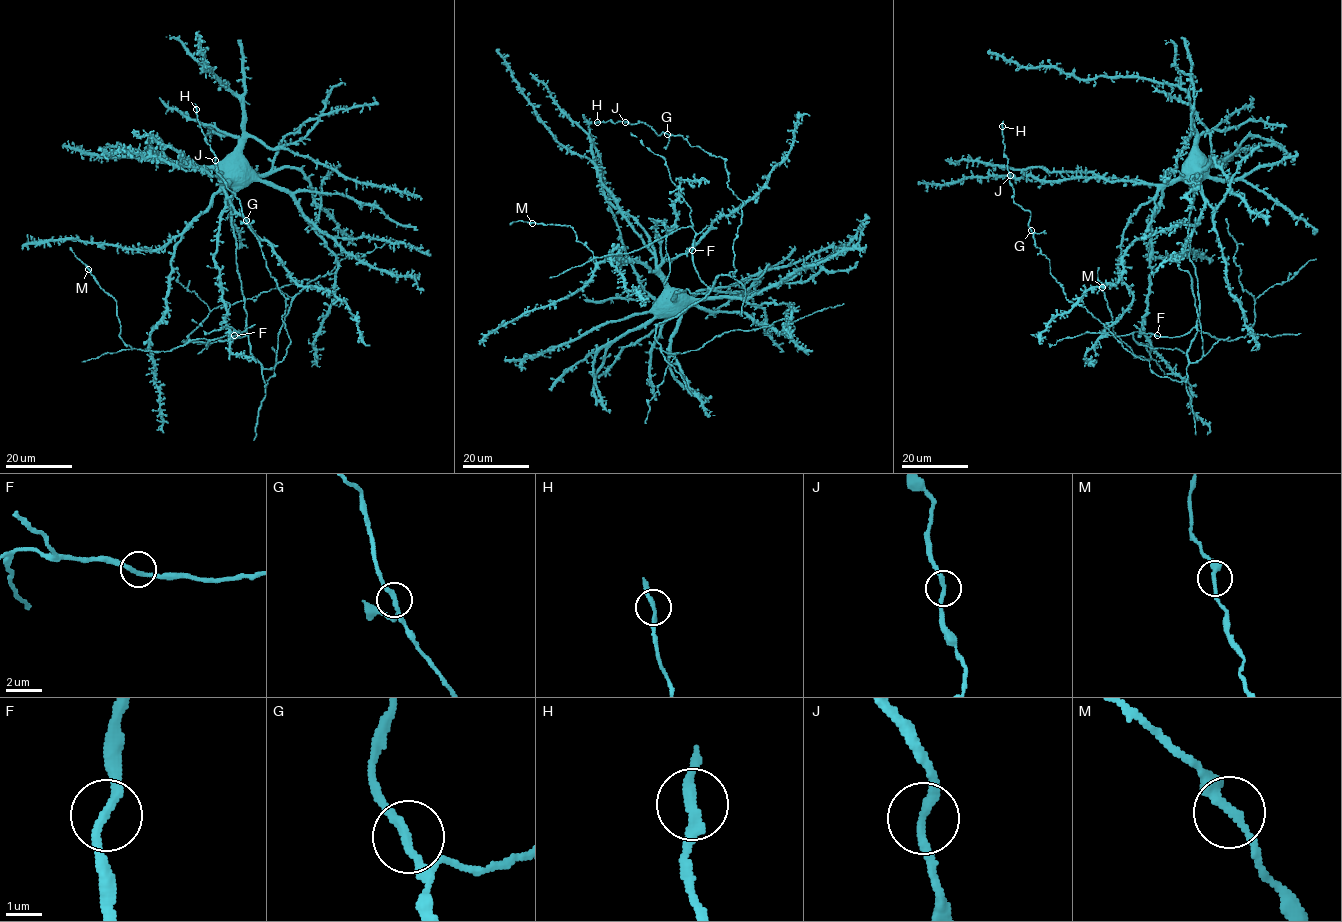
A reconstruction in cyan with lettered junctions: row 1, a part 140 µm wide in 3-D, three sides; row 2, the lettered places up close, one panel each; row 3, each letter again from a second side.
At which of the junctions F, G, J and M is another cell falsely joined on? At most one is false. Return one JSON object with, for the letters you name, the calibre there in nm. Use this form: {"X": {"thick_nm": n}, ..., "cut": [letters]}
{"cut": []}

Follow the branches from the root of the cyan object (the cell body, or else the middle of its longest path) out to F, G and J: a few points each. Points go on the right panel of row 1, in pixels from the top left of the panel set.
F: (1192, 169), (1188, 169), (1186, 177), (1193, 189), (1189, 260), (1198, 278), (1199, 317), (1186, 334), (1157, 335)
G: (1192, 169), (1189, 260), (1199, 317), (1185, 381), (1156, 375), (1148, 360), (1066, 298), (1031, 230)
J: (1192, 169), (1199, 317), (1185, 381), (1156, 375), (1066, 298), (1010, 175)

